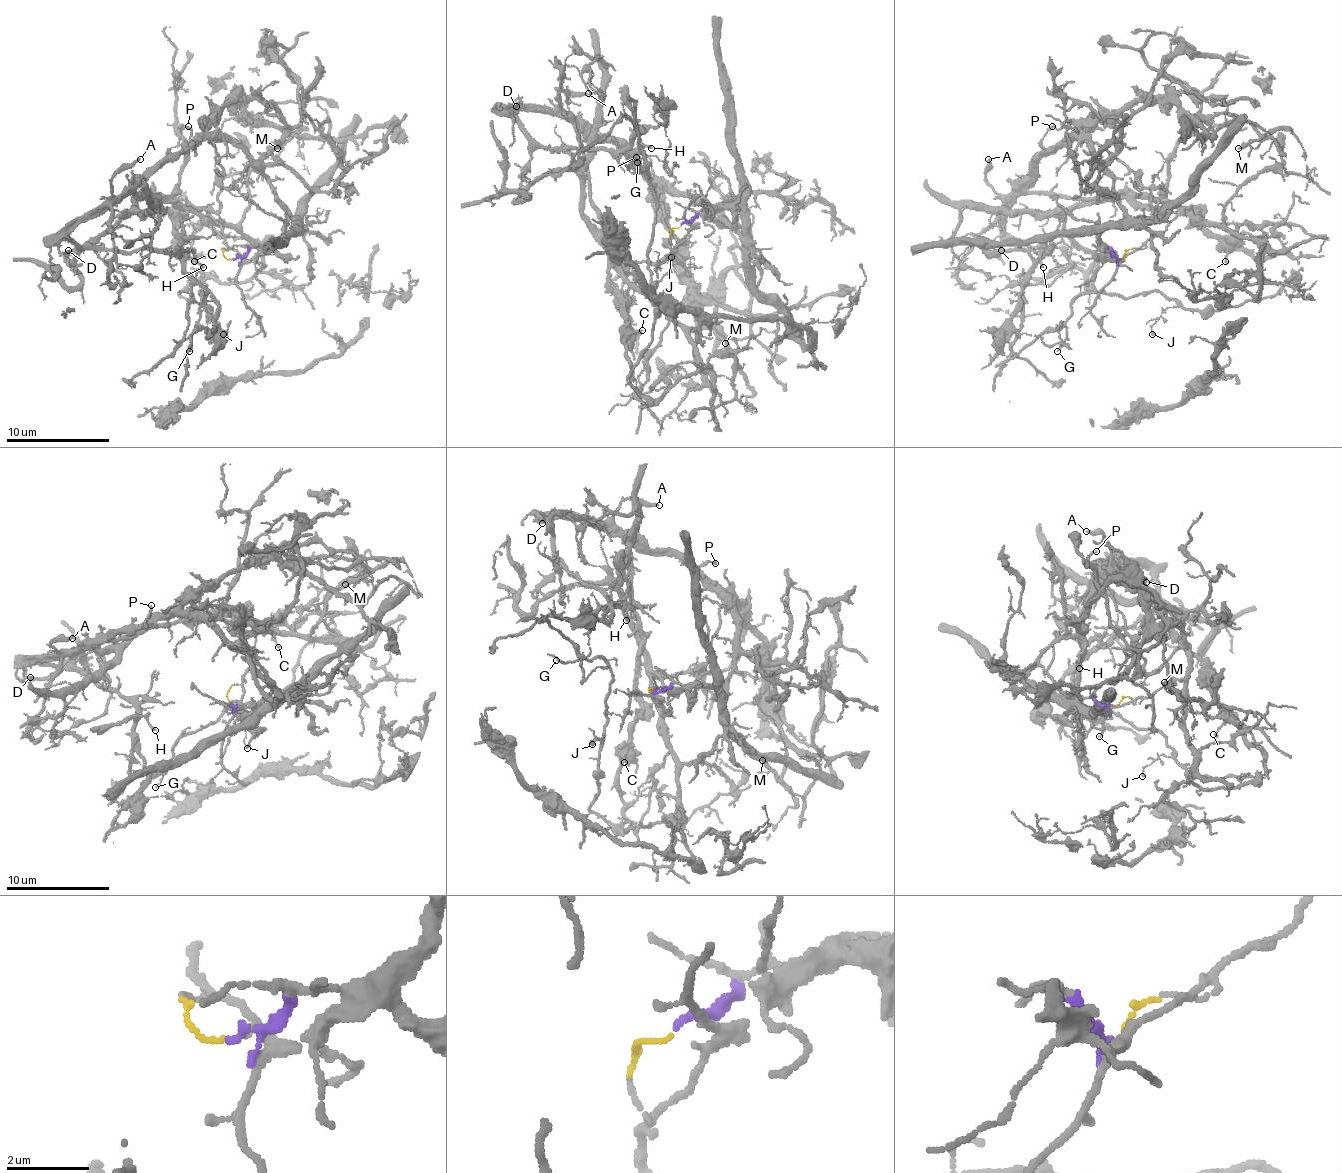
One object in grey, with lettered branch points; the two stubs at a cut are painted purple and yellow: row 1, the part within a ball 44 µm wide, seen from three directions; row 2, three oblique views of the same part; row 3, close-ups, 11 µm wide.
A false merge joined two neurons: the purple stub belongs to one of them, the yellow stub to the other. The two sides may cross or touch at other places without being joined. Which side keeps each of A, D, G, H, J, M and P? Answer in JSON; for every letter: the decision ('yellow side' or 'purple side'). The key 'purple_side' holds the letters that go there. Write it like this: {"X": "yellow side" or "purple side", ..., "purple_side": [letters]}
{"A": "purple side", "D": "purple side", "G": "yellow side", "H": "purple side", "J": "yellow side", "M": "purple side", "P": "purple side", "purple_side": ["A", "D", "H", "M", "P"]}

